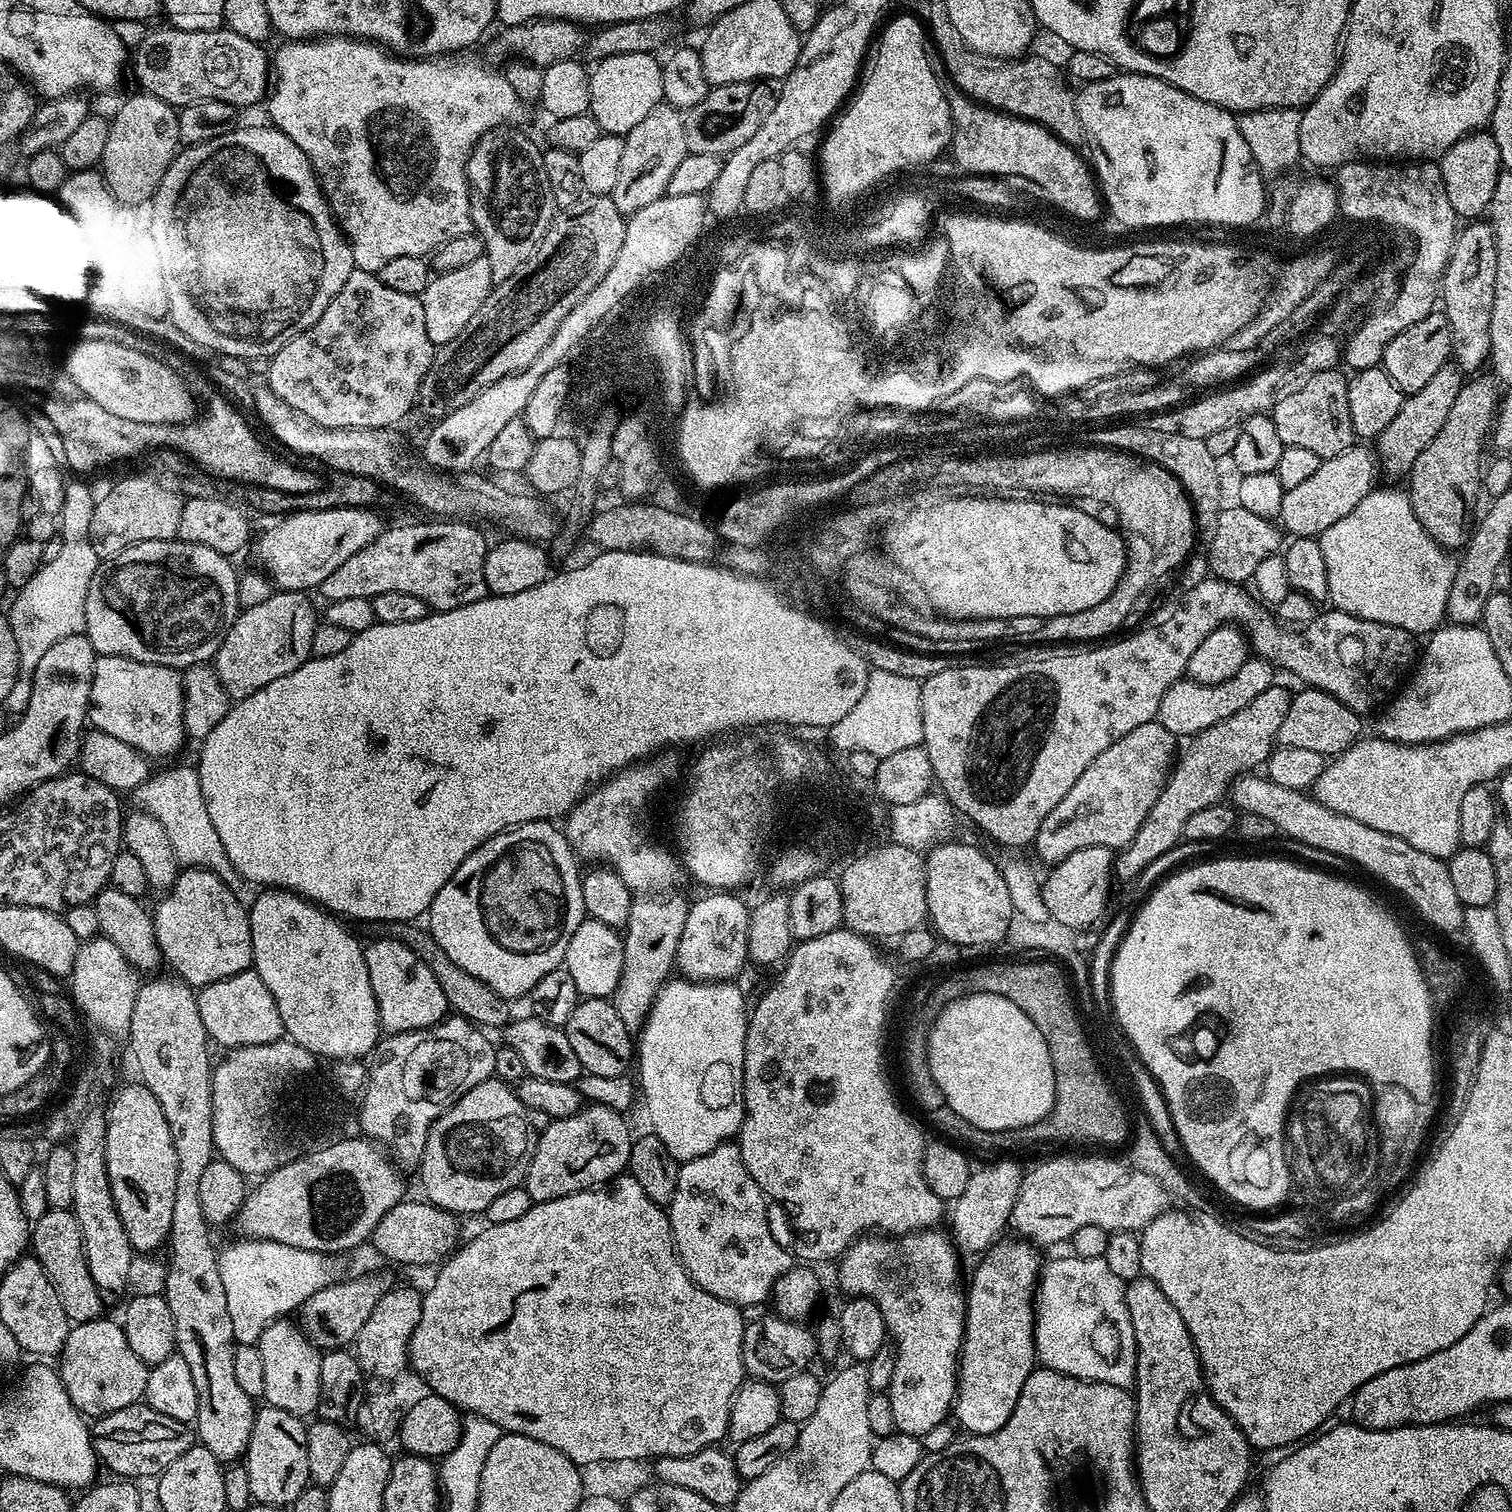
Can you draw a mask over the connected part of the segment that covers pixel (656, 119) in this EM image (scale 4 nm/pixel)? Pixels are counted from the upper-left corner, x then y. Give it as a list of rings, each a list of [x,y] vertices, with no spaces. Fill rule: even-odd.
[[[661,106],[650,110],[650,114],[624,137],[622,167],[618,169],[618,182],[611,195],[620,212],[631,214],[642,210],[642,206],[650,206],[650,202],[667,193],[675,168],[689,153],[684,121],[685,117],[677,109]]]

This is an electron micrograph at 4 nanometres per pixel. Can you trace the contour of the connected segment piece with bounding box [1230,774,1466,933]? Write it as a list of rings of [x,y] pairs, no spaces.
[[[1264,774],[1237,776],[1232,781],[1230,800],[1240,812],[1270,818],[1277,833],[1285,832],[1290,839],[1297,840],[1308,848],[1341,856],[1342,859],[1365,868],[1370,875],[1385,880],[1390,887],[1397,888],[1420,911],[1421,918],[1426,923],[1433,924],[1438,931],[1461,931],[1466,908],[1458,898],[1458,890],[1454,890],[1454,882],[1445,861],[1430,854],[1422,854],[1422,850],[1414,850],[1414,846],[1402,842],[1402,838],[1382,834],[1371,826],[1362,826],[1362,822],[1354,822],[1354,818],[1346,818],[1346,814],[1338,814],[1322,806],[1307,791],[1286,790],[1286,786],[1278,786]]]

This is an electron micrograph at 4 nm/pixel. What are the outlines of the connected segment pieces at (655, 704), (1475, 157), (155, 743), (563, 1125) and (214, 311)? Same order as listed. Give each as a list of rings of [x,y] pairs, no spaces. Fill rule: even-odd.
[[[627,550],[627,551],[601,551],[601,556],[596,556],[593,560],[588,560],[585,564],[580,564],[577,568],[572,568],[569,572],[560,572],[549,575],[538,586],[530,590],[522,590],[522,594],[513,596],[493,596],[491,594],[478,602],[470,602],[466,606],[458,606],[454,610],[445,612],[429,611],[426,618],[418,618],[418,622],[394,622],[393,624],[374,623],[366,630],[353,635],[350,646],[346,650],[341,650],[339,654],[334,654],[330,658],[318,658],[312,656],[298,670],[286,674],[286,678],[278,678],[275,682],[270,682],[258,694],[250,694],[250,698],[242,698],[235,701],[229,707],[226,718],[210,730],[210,734],[199,745],[200,764],[198,771],[202,782],[202,798],[206,798],[206,811],[210,814],[210,822],[214,822],[214,830],[218,830],[218,838],[222,841],[222,847],[226,849],[226,858],[234,862],[234,870],[242,878],[246,878],[251,884],[263,886],[265,889],[282,888],[289,892],[296,893],[297,896],[304,897],[305,900],[312,901],[313,904],[335,914],[340,918],[352,920],[384,920],[383,922],[412,922],[417,918],[423,917],[427,913],[428,907],[434,902],[434,894],[450,882],[454,870],[482,846],[490,838],[494,838],[499,832],[507,832],[510,828],[516,828],[520,824],[529,824],[535,820],[555,821],[555,816],[559,818],[567,817],[568,811],[588,795],[590,789],[607,780],[608,777],[621,772],[645,758],[655,757],[660,754],[663,748],[668,748],[671,744],[696,744],[699,740],[711,741],[713,738],[720,738],[723,732],[732,732],[735,728],[748,728],[744,730],[756,730],[761,726],[788,726],[793,724],[796,728],[824,728],[831,729],[832,725],[842,722],[850,710],[858,703],[858,698],[866,691],[868,682],[869,666],[868,661],[863,660],[854,649],[848,645],[847,639],[842,635],[836,636],[832,628],[827,628],[816,616],[807,616],[803,607],[795,603],[783,600],[774,589],[771,588],[769,581],[764,578],[741,575],[729,567],[715,568],[715,563],[701,562],[699,560],[679,560],[673,556],[660,556],[656,552],[647,550]]]
[[[1481,130],[1470,136],[1463,136],[1439,161],[1442,182],[1446,186],[1446,198],[1450,198],[1450,206],[1454,206],[1457,217],[1480,218],[1489,211],[1494,198],[1494,186],[1502,171],[1500,147],[1491,131]]]
[[[97,655],[90,686],[88,718],[97,732],[119,738],[143,756],[172,756],[186,741],[184,678],[181,669],[147,664],[125,656]]]
[[[588,1104],[570,1118],[552,1120],[550,1126],[546,1126],[546,1130],[542,1130],[536,1137],[536,1149],[522,1181],[522,1187],[528,1191],[530,1198],[538,1204],[554,1198],[566,1198],[570,1194],[588,1192],[592,1188],[601,1187],[621,1175],[628,1167],[634,1139],[634,1132],[628,1129],[628,1124],[624,1120],[627,1120],[625,1113],[615,1112],[610,1110],[610,1106],[601,1104]]]
[[[237,126],[231,132],[222,134],[210,142],[202,142],[185,147],[177,152],[170,162],[162,182],[158,186],[155,196],[150,201],[152,208],[152,228],[150,235],[154,238],[154,246],[160,251],[162,270],[166,277],[166,291],[170,294],[170,310],[168,316],[172,324],[181,332],[184,340],[202,342],[202,346],[208,346],[210,350],[230,354],[231,356],[264,356],[271,358],[290,338],[308,331],[322,318],[322,310],[330,306],[334,294],[346,286],[346,278],[354,270],[352,263],[352,247],[340,230],[335,216],[328,208],[328,202],[320,190],[320,181],[312,171],[306,154],[286,134],[282,134],[277,128],[265,126],[265,128],[243,128]]]

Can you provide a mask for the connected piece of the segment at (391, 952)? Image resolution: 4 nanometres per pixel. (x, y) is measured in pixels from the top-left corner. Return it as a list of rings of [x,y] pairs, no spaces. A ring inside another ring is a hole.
[[[383,938],[365,947],[366,970],[370,974],[370,986],[380,1011],[380,1026],[385,1033],[413,1032],[440,1023],[449,1015],[446,994],[434,978],[434,970],[422,962],[422,958],[410,946],[400,940]]]

